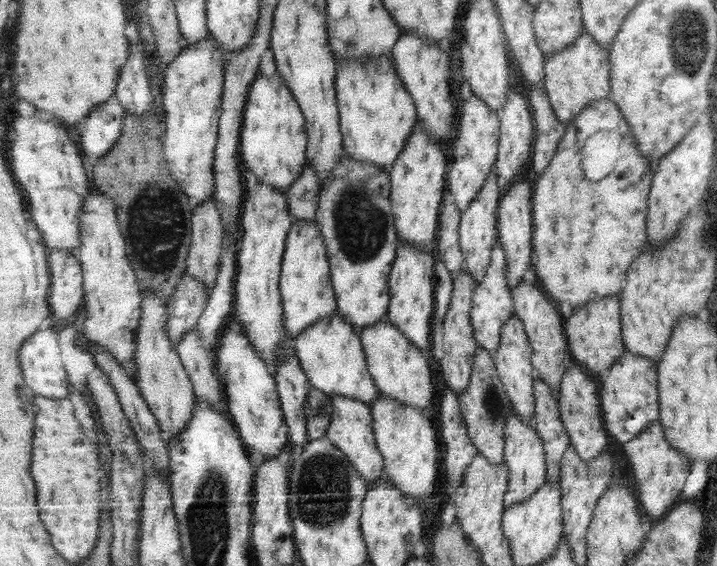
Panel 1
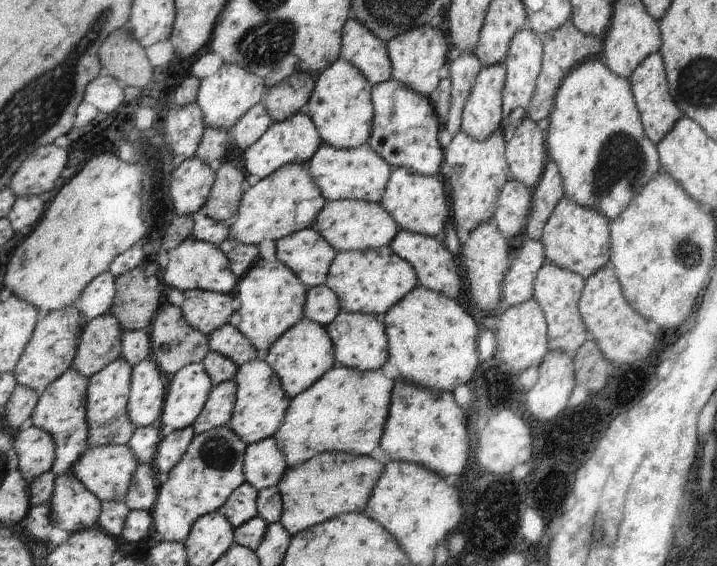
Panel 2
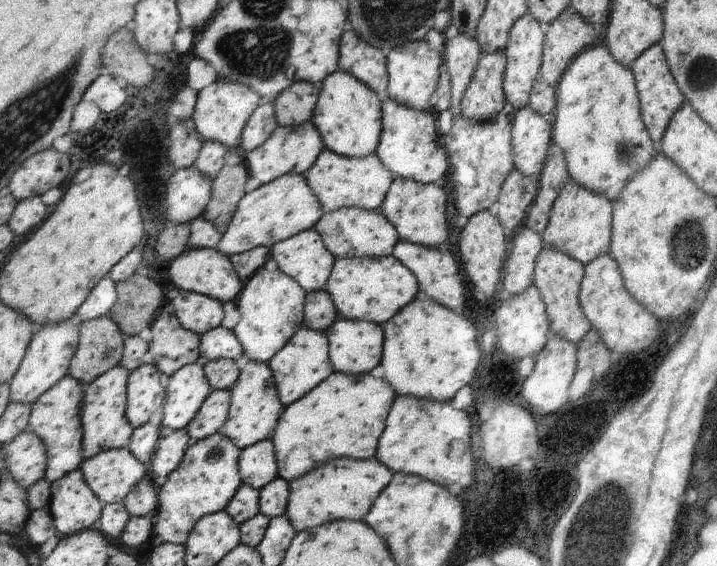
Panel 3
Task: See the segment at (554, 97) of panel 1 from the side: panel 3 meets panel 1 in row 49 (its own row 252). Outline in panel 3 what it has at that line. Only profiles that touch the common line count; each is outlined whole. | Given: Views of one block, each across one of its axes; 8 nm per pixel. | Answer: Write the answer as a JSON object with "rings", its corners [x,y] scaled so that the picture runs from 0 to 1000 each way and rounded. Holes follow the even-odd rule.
{"rings":[[[802,318],[784,334],[773,359],[767,396],[756,417],[763,436],[775,436],[819,470],[837,451],[851,449],[854,436],[854,394],[856,362],[854,353],[837,341],[815,332]]]}

